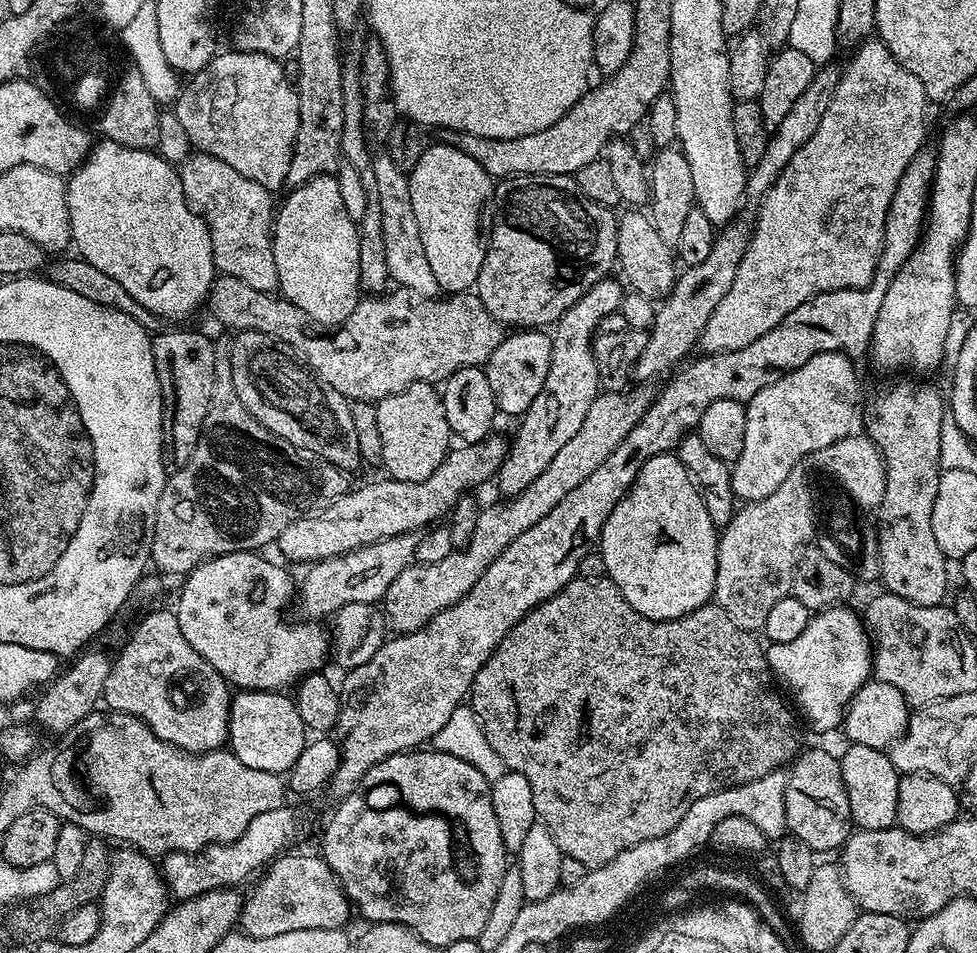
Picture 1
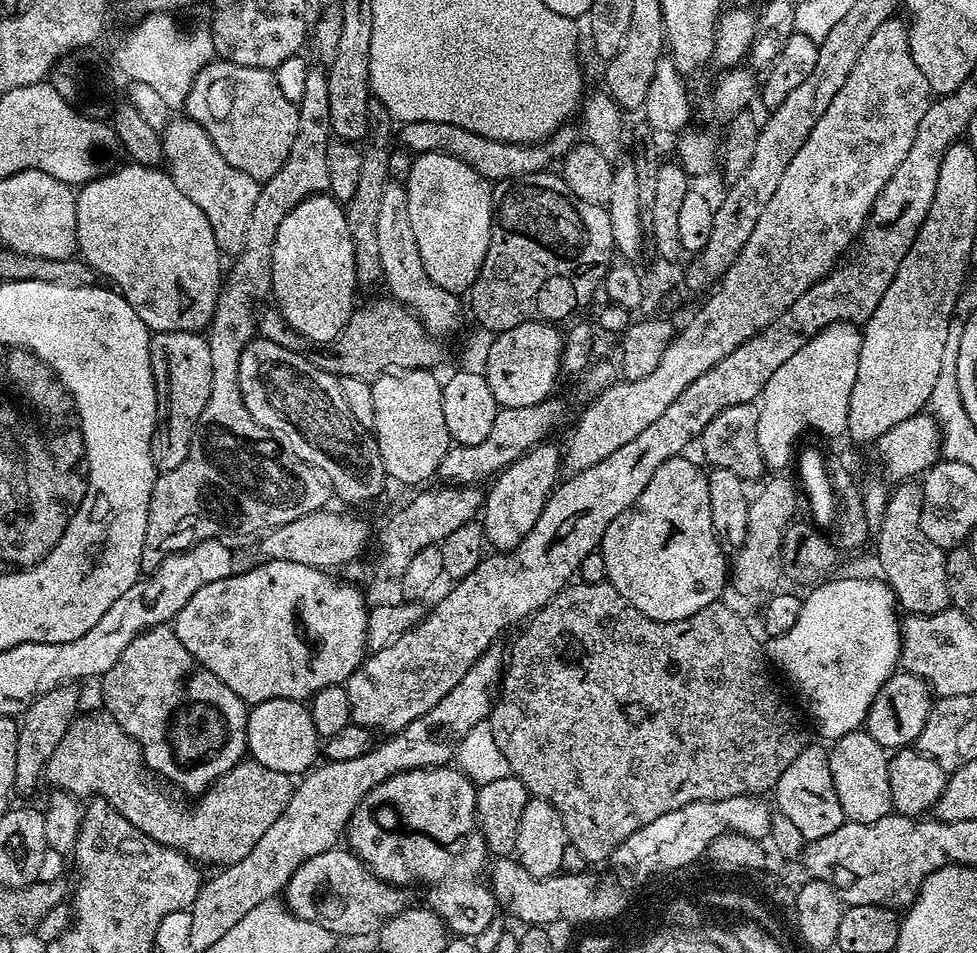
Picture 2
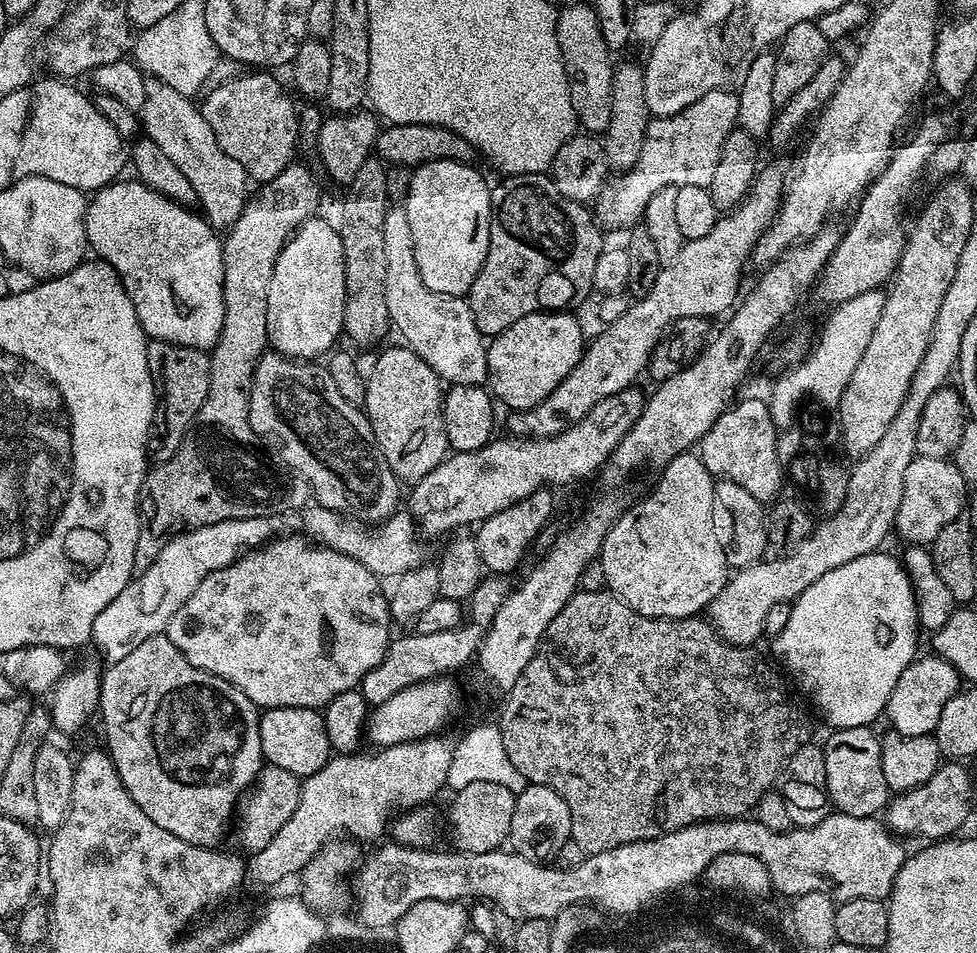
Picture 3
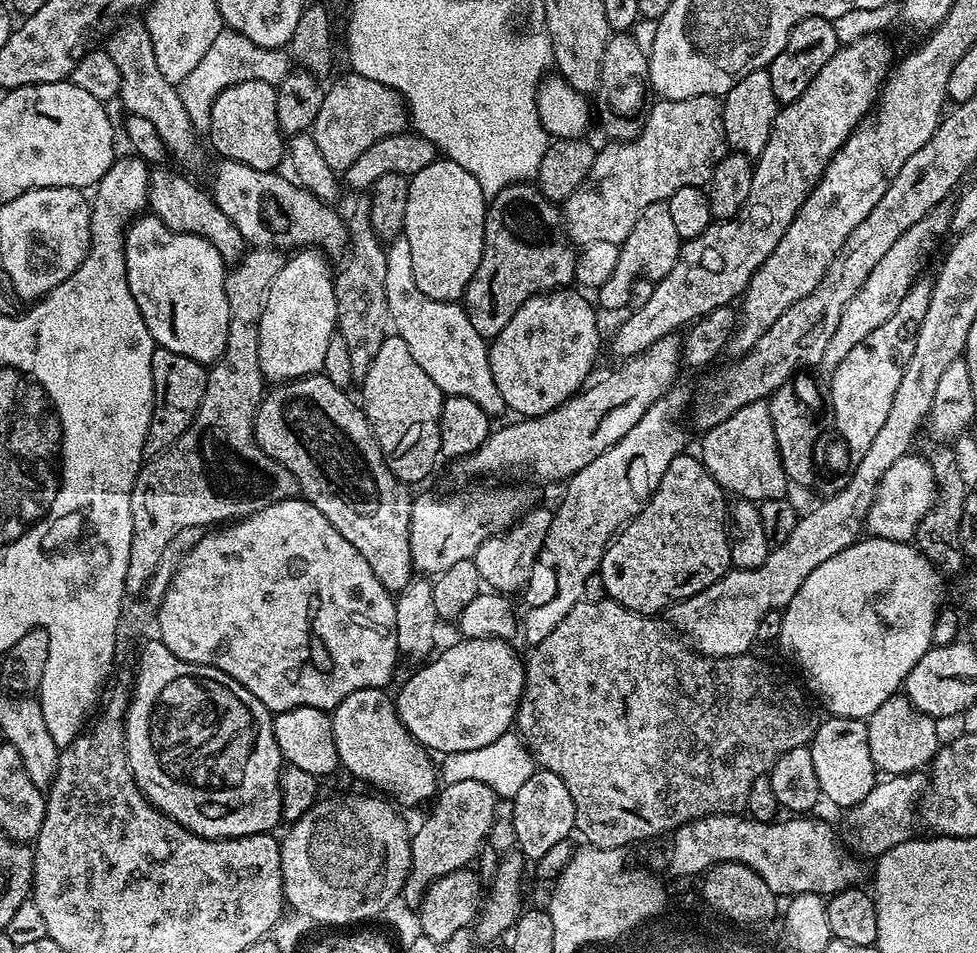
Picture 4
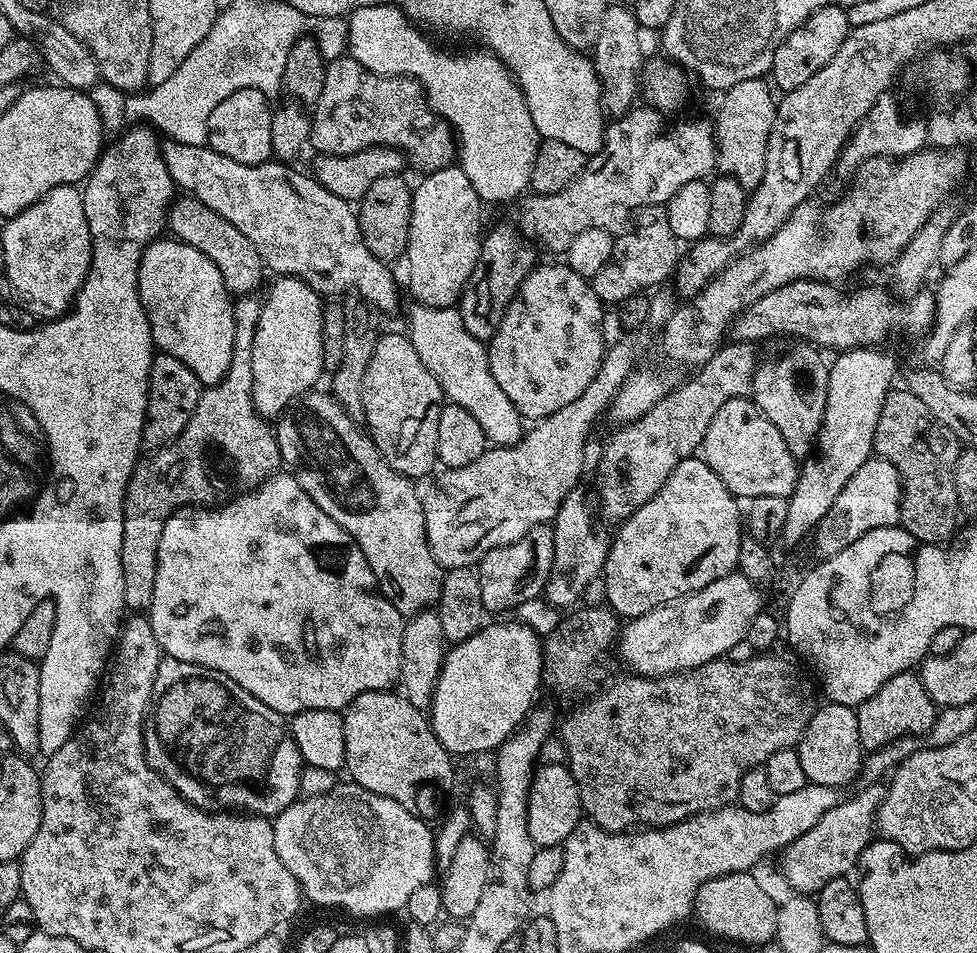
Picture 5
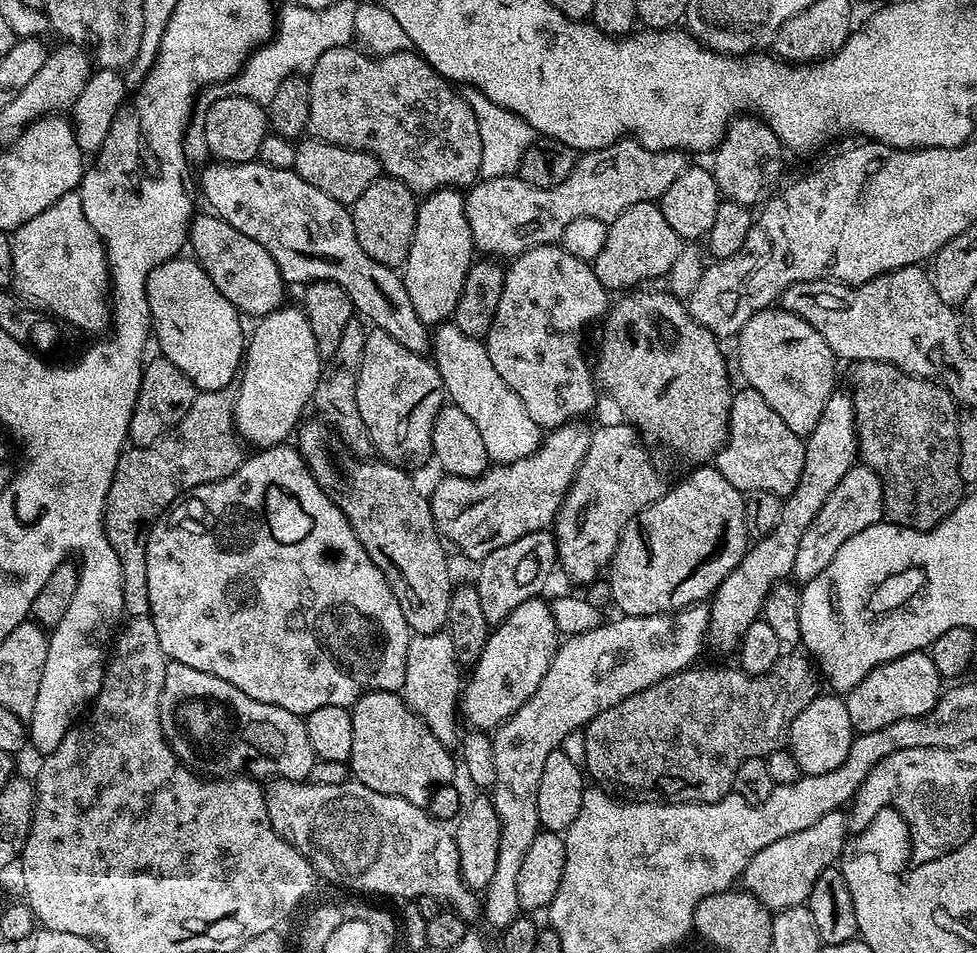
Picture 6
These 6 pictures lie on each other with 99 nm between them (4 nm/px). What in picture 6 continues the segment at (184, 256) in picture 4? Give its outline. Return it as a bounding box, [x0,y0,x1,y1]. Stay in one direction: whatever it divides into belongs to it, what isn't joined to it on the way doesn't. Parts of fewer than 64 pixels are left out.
[146,258,246,392]

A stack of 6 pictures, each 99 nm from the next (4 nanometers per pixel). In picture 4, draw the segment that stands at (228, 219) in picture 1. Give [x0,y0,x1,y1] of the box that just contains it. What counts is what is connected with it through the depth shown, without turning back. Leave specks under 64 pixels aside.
[106,22,204,164]

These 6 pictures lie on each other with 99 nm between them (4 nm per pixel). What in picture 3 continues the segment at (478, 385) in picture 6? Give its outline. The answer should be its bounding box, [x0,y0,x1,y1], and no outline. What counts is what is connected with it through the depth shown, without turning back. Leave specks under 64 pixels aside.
[383,206,488,385]

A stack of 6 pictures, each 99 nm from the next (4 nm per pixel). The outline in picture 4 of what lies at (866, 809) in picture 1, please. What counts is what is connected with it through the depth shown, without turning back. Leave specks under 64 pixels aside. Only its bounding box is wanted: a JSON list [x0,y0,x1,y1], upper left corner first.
[807,715,878,810]

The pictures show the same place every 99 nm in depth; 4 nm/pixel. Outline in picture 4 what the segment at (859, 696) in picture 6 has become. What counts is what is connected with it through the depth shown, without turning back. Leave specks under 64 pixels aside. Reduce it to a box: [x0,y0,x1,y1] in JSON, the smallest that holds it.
[866,694,942,777]

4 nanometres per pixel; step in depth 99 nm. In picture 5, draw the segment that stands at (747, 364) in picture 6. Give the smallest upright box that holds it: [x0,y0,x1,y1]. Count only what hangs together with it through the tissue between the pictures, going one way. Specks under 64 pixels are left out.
[750,343,828,458]

